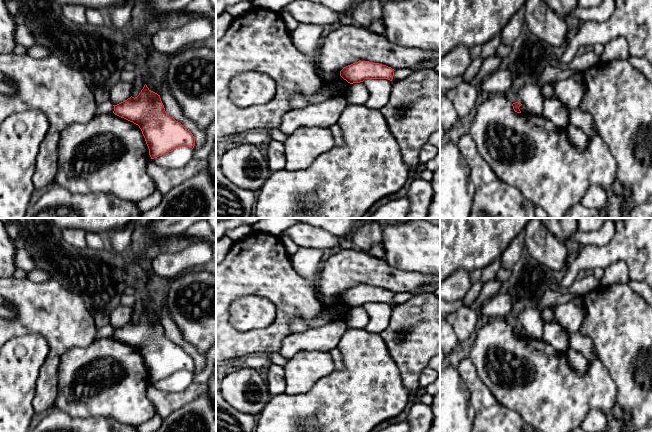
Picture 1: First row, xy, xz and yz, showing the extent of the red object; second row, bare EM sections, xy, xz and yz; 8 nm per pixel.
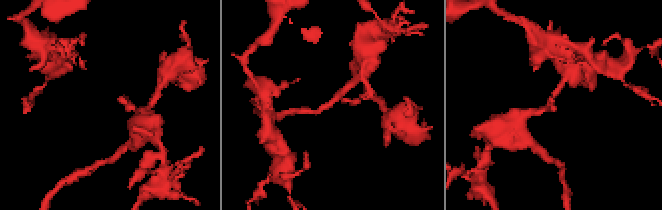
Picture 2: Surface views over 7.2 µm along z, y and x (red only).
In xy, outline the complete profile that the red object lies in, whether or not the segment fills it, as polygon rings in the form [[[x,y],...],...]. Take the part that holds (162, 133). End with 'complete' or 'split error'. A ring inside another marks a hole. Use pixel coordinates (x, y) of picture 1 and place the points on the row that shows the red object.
[[[146,84],[137,97],[131,96],[113,106],[115,115],[139,126],[151,159],[178,147],[194,148],[193,134],[166,113],[160,95],[151,91]]] | complete

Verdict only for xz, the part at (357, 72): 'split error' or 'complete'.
complete

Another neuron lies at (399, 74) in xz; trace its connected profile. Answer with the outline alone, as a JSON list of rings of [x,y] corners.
[[[412,68],[396,69],[394,71],[394,76],[393,76],[393,79],[391,82],[395,83],[397,81],[405,79],[405,78],[409,77],[413,72],[414,72],[414,70]]]

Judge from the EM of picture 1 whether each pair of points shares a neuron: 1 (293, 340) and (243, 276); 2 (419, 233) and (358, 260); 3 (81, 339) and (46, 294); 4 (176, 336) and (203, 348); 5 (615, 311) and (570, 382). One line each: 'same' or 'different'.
1: different
2: different
3: same
4: different
5: different

